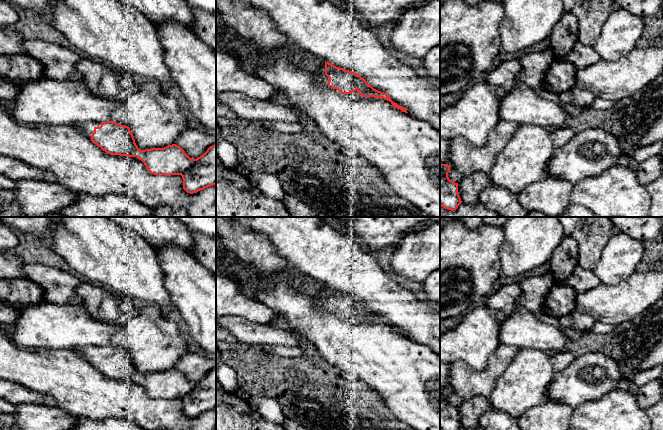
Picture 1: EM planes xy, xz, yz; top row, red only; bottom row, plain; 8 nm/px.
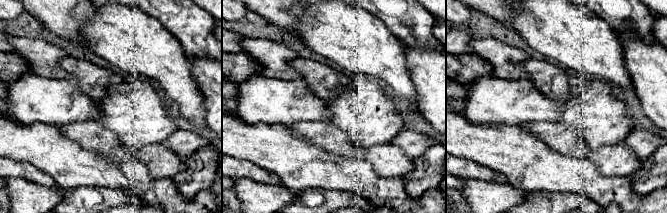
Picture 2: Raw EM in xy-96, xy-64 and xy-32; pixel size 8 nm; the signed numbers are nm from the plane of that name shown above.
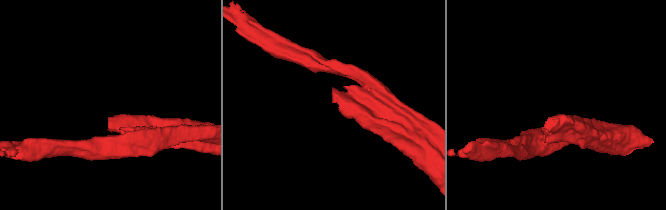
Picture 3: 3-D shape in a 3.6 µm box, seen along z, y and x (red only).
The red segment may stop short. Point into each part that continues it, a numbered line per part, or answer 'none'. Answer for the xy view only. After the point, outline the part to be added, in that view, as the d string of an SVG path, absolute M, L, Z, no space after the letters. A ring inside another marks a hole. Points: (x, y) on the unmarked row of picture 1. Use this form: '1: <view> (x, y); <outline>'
1: xy (88, 352); M86 346L77 350L86 358L87 361L91 362L91 359L94 357L94 352L100 351L101 346Z

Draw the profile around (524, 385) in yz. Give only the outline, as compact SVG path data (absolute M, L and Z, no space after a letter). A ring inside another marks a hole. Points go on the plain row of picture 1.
M520 349L513 362L497 379L489 397L477 395L461 403L458 407L458 417L462 427L476 428L479 419L489 408L503 411L518 419L527 410L550 400L548 388L553 380L555 370L550 363L549 354L541 350Z

